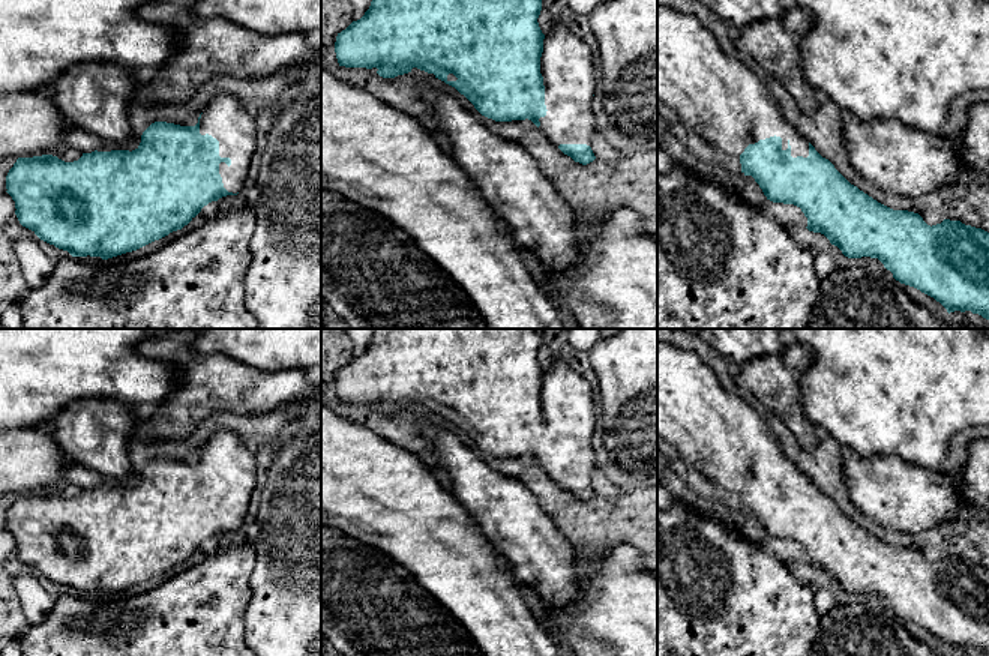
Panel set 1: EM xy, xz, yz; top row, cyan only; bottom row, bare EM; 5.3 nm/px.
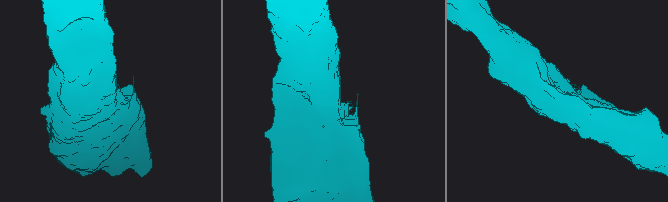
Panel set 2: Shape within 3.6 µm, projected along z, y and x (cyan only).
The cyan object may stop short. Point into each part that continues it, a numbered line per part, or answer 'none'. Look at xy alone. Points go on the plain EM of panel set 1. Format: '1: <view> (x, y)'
1: xy (225, 454)

